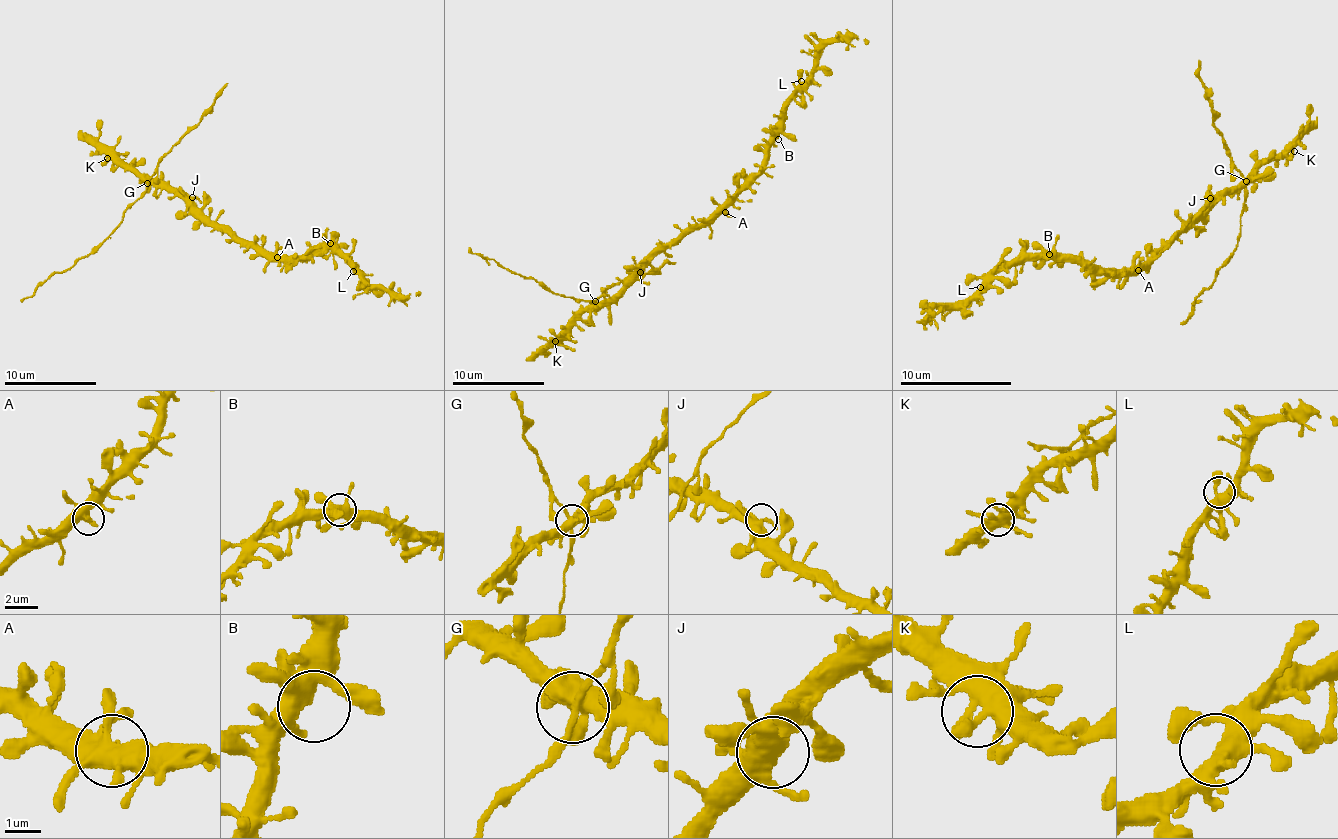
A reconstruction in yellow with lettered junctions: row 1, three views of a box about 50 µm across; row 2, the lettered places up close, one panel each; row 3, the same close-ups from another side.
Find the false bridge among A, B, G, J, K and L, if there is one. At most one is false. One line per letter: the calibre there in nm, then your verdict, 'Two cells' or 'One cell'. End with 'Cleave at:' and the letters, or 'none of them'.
A: Thickness 340 nm. One cell
B: Thickness 460 nm. One cell
G: Thickness 400 nm. One cell
J: Thickness 400 nm. One cell
K: Thickness 420 nm. One cell
L: Thickness 440 nm. One cell
Cleave at: none of them

